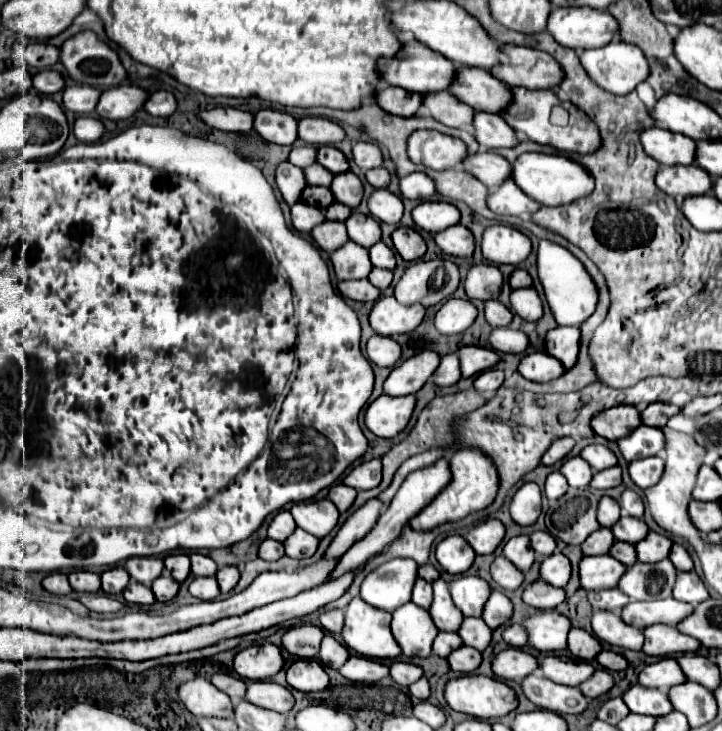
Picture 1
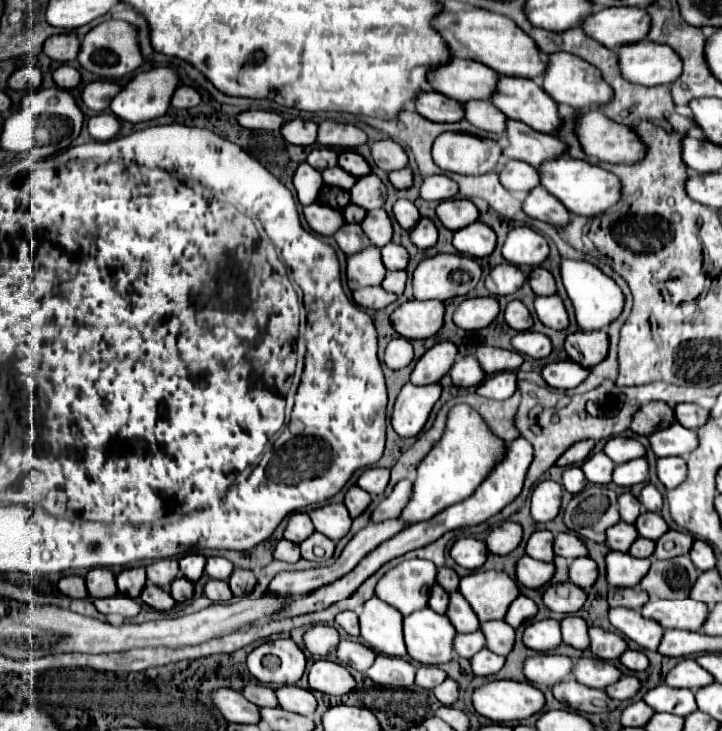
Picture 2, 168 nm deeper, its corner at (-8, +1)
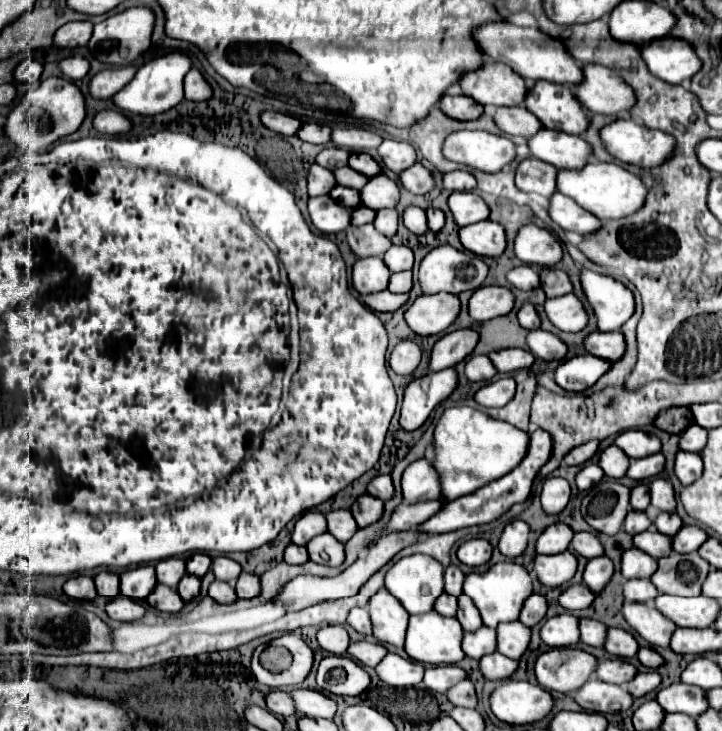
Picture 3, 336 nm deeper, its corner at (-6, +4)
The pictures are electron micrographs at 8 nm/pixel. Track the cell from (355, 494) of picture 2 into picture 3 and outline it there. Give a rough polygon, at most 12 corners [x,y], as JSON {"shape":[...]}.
{"shape":[[362,494],[352,512],[356,524],[366,528],[382,518],[384,502]]}

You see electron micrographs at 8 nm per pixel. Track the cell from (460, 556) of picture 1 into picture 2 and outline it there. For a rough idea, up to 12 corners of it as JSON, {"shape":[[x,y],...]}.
{"shape":[[458,539],[450,557],[464,569],[480,569],[488,557],[484,541]]}

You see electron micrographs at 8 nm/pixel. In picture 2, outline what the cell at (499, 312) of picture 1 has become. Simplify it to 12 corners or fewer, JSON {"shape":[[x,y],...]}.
{"shape":[[510,301],[504,321],[516,331],[532,327],[530,311],[520,301]]}

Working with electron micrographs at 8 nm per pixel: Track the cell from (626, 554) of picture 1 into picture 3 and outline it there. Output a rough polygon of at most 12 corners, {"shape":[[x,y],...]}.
{"shape":[[658,530],[634,536],[634,546],[652,558],[672,554],[672,538]]}

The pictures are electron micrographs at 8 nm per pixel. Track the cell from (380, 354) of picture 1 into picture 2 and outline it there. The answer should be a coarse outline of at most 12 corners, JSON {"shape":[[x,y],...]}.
{"shape":[[396,337],[384,351],[390,369],[406,367],[414,357],[412,345]]}

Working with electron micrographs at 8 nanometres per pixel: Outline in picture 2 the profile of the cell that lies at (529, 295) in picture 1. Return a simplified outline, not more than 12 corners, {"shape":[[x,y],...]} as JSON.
{"shape":[[558,295],[536,297],[538,319],[550,329],[566,329],[568,313]]}

